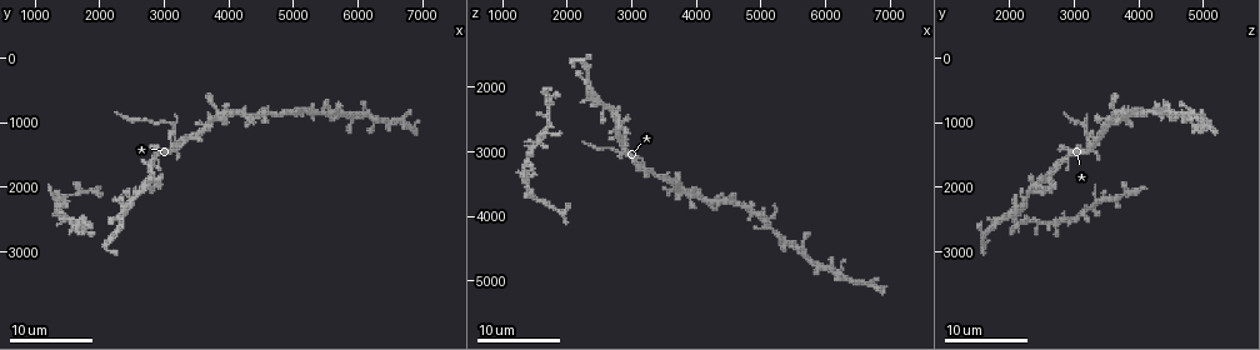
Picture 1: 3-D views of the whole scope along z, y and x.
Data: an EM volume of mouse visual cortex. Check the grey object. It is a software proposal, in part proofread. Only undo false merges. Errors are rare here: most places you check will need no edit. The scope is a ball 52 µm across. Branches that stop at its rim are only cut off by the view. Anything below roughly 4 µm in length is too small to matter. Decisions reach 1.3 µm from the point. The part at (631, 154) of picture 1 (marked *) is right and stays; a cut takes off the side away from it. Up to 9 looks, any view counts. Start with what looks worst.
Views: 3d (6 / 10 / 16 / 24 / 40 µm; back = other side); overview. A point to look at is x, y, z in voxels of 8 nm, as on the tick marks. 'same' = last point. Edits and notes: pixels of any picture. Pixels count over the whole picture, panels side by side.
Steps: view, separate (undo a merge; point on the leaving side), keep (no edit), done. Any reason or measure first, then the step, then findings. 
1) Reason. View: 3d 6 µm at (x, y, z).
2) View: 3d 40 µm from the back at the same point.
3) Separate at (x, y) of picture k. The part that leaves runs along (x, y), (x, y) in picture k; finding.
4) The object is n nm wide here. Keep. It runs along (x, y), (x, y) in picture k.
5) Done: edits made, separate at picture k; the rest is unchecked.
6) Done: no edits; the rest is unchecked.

Two arms in line, one across. View: 3d 16 µm at (2250, 2500, 1900).

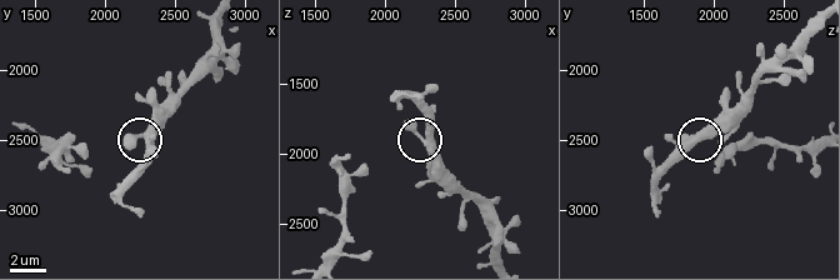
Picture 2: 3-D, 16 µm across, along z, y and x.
View: 3d 6 µm at (2300, 2500, 1900).

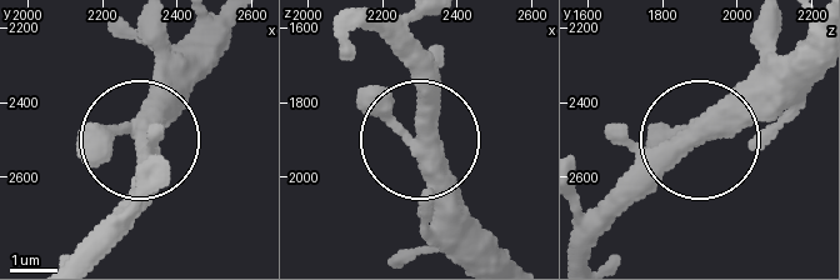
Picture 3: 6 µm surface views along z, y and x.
View: 3d 6 µm from the back at (2300, 2480, 1900).

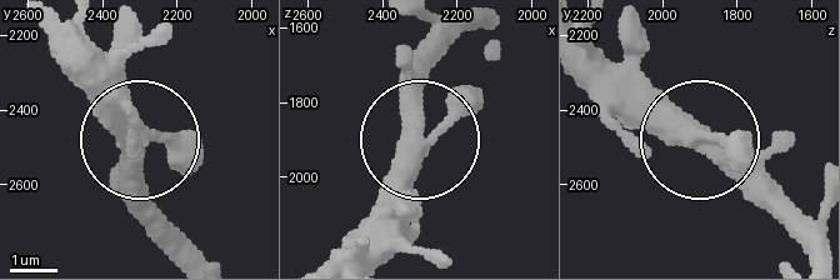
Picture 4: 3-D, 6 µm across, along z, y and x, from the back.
The object is 380 nm wide here. Keep. Continuous, no second neuron.

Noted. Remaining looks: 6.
Sudden change in width. View: 3d 16 µm at (4650, 850, 3750).

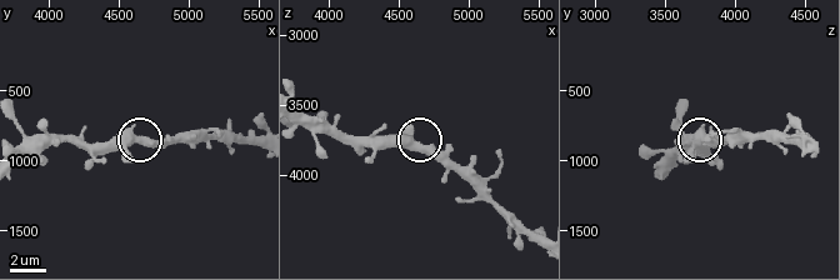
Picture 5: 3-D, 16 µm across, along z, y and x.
View: 3d 6 µm at (4660, 840, 3800).

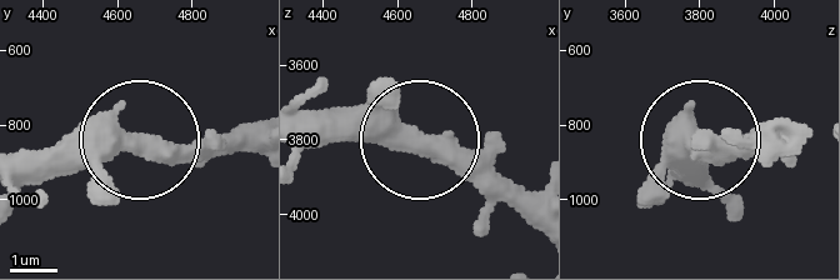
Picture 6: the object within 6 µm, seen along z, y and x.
The object is 460 nm wide here. Keep. It runs along (304, 118), (448, 145), (515, 209) in picture 6; one neuron here.

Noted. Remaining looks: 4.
Thick turns thin. View: 3d 24 µm at (1750, 2050, 3850).

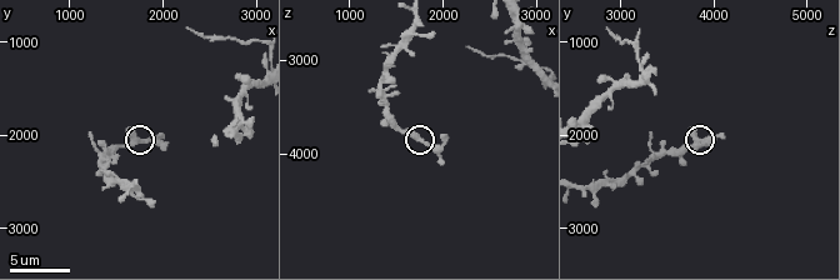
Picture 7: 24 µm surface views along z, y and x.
View: 3d 6 µm at (1750, 2050, 3850).

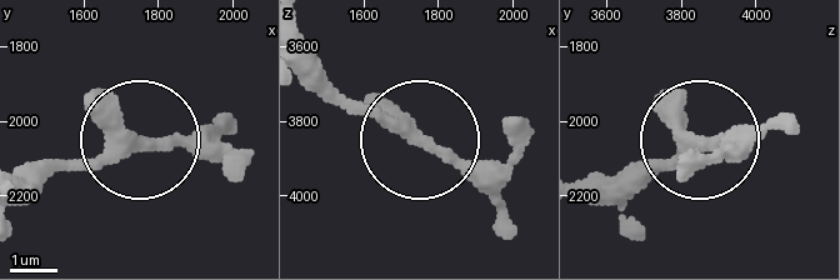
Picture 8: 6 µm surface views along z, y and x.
Keep. All the same neuron.

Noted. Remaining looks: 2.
Four-way junction. View: 3d 24 µm at (3800, 850, 3600).

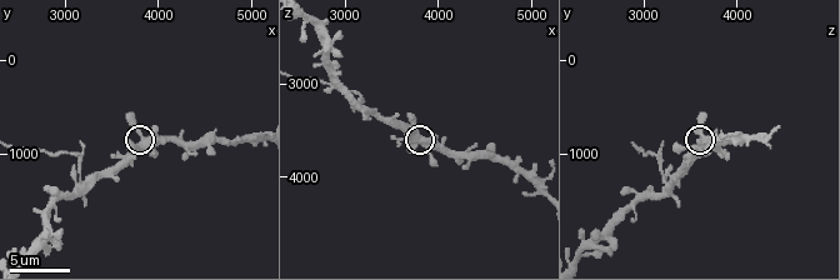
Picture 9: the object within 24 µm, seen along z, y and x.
View: 3d 6 µm at (3850, 900, 3650).

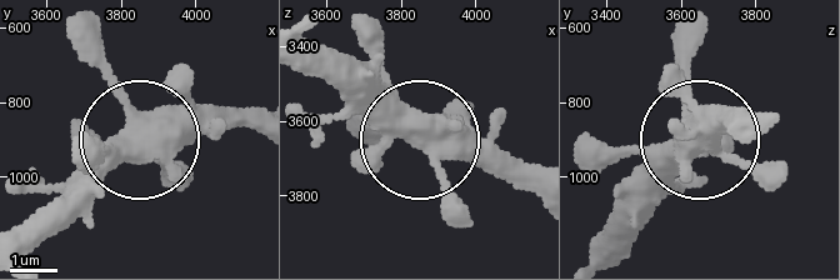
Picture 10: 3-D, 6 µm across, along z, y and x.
The object is 470 nm wide here. Keep. It runs along (28, 248), (135, 129), (91, 20) in picture 10; continuous, no second neuron.

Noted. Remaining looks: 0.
Done: no edits; the rest is unchecked.

